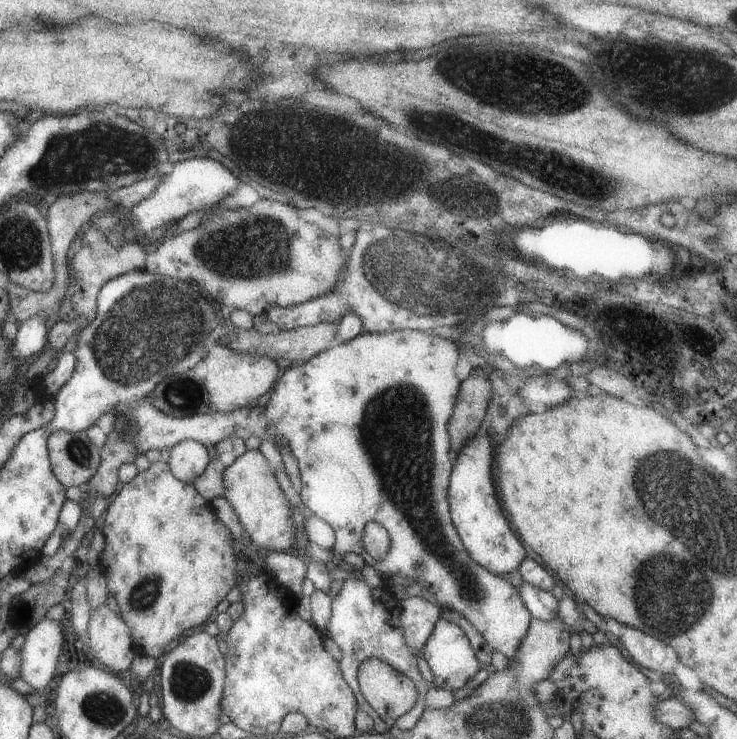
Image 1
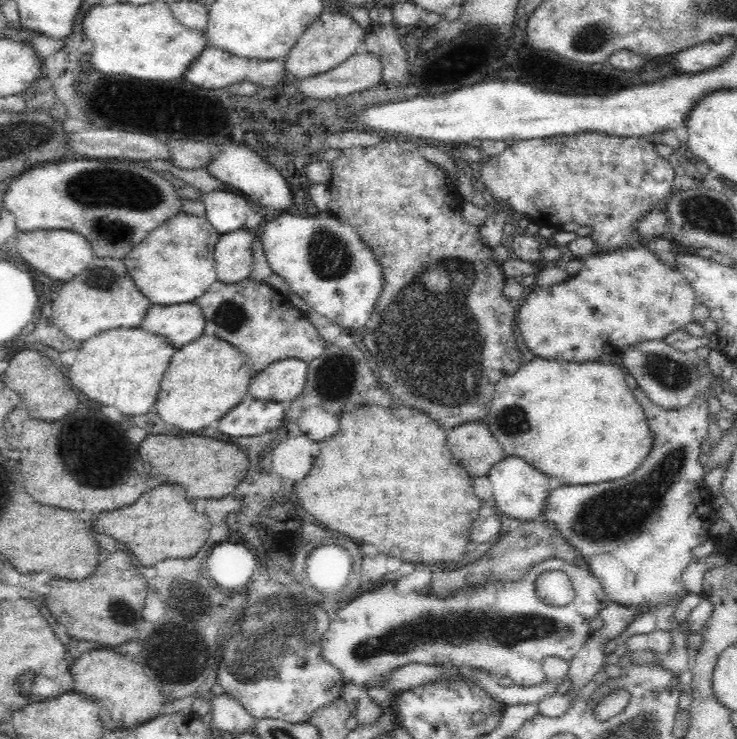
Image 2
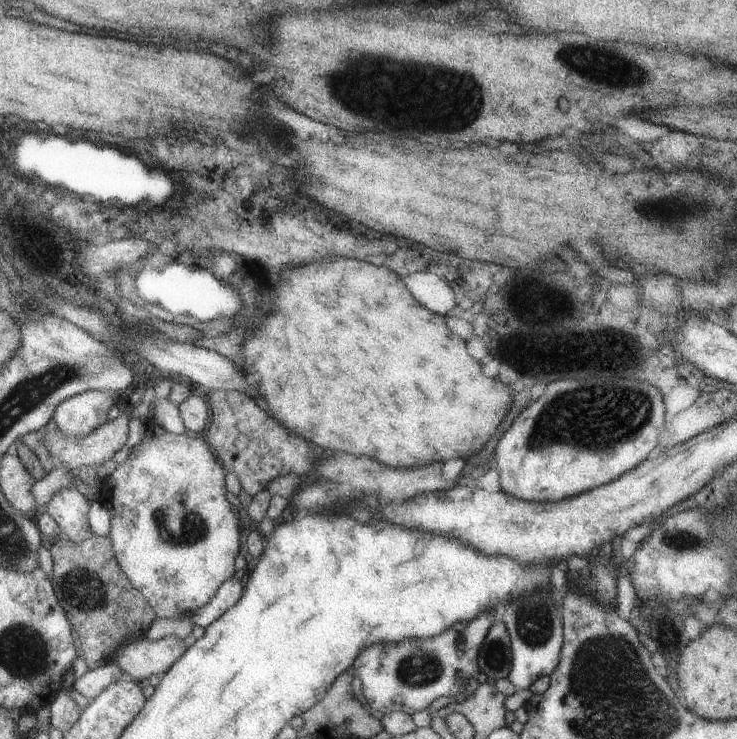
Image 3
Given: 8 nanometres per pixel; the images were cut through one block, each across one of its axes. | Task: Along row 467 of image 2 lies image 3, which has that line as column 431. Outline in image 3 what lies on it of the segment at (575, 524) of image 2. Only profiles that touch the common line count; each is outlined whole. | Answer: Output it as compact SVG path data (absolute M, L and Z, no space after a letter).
M493 610L479 614L467 626L451 626L429 640L405 640L399 644L373 644L355 658L349 671L361 680L361 692L376 714L401 711L412 715L427 708L439 696L463 697L457 674L463 678L474 678L480 673L477 666L477 652L491 626Z

